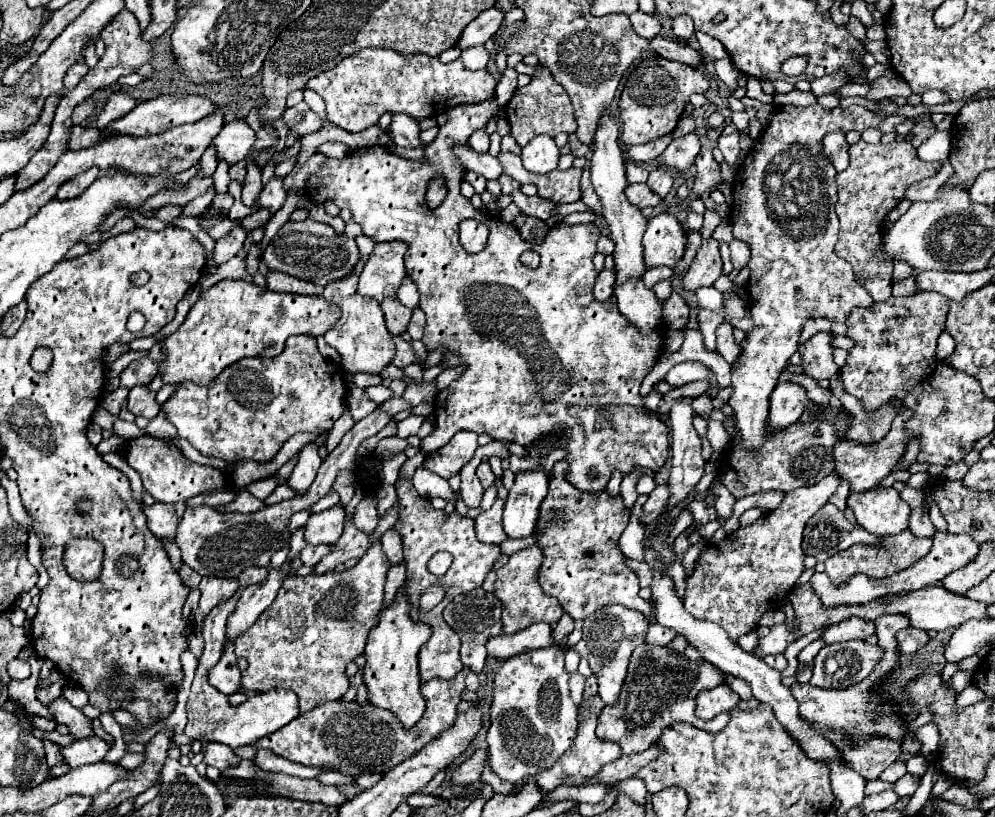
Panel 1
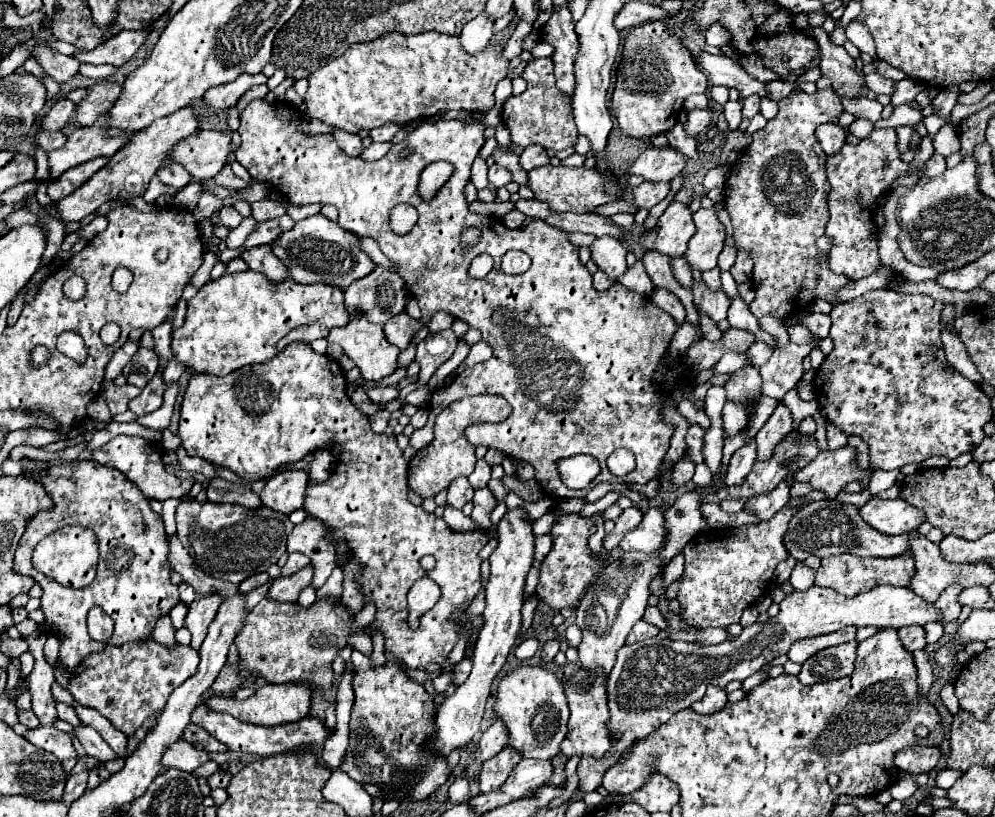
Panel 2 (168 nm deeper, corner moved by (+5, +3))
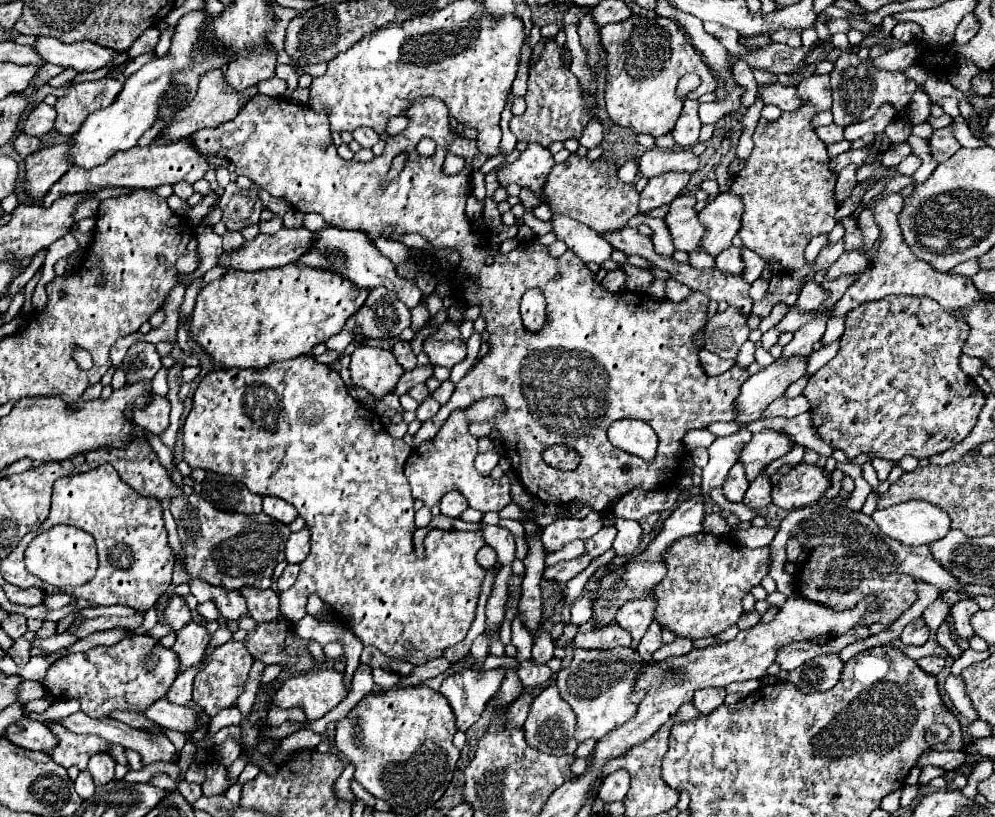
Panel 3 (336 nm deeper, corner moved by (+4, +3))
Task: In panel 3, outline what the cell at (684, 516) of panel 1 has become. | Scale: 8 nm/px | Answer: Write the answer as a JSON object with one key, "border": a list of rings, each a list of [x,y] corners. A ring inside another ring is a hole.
{"border":[[[806,375],[798,379],[787,388],[783,396],[786,398],[794,398],[799,396],[802,394],[804,387],[808,383],[808,380],[809,378]]]}

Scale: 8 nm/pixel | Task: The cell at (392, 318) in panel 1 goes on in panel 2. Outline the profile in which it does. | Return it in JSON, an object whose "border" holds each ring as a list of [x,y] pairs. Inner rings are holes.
{"border":[[[407,312],[395,316],[393,320],[389,320],[385,326],[385,338],[395,344],[399,350],[405,350],[411,342],[411,338],[421,330],[421,322],[413,320]]]}

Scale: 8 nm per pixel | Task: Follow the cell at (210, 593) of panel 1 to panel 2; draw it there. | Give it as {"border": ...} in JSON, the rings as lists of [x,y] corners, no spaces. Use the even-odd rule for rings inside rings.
{"border":[[[217,594],[209,596],[195,596],[193,604],[189,606],[189,614],[185,618],[185,628],[191,632],[191,648],[199,650],[203,644],[203,636],[207,636],[207,628],[217,614],[221,598]]]}

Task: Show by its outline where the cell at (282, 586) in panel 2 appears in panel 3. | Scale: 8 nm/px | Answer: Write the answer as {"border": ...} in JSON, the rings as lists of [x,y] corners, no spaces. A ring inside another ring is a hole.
{"border":[[[242,588],[244,598],[248,602],[248,612],[256,622],[274,620],[278,616],[280,606],[280,594],[272,588],[256,590],[256,588]]]}

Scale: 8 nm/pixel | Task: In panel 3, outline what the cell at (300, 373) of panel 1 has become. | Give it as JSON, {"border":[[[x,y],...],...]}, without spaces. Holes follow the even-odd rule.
{"border":[[[306,354],[306,356],[298,356],[298,358],[290,358],[286,362],[276,362],[270,364],[268,368],[260,368],[260,370],[238,370],[238,368],[218,368],[212,370],[210,374],[206,374],[200,380],[200,386],[194,392],[194,402],[192,402],[192,410],[184,422],[184,460],[192,466],[192,468],[204,468],[204,470],[212,470],[218,474],[232,474],[236,480],[240,480],[250,492],[260,494],[260,496],[278,496],[284,498],[286,502],[294,504],[298,514],[306,520],[308,530],[312,532],[312,550],[308,554],[308,558],[300,564],[300,576],[296,580],[296,584],[292,588],[288,588],[286,592],[280,592],[280,614],[292,622],[298,622],[304,614],[306,614],[306,600],[312,592],[320,594],[320,598],[324,602],[328,602],[336,614],[350,622],[354,634],[362,640],[364,646],[376,646],[382,654],[390,656],[390,658],[402,658],[402,656],[410,656],[412,664],[424,664],[432,658],[438,658],[440,652],[444,648],[450,648],[454,644],[458,644],[460,640],[464,640],[464,636],[470,630],[470,624],[476,616],[476,604],[478,604],[478,596],[480,596],[480,588],[482,588],[482,580],[486,576],[486,570],[476,562],[476,552],[486,544],[482,538],[480,530],[472,530],[472,532],[460,532],[460,530],[442,530],[442,528],[434,528],[428,532],[424,544],[426,544],[426,560],[418,560],[414,554],[414,544],[412,544],[412,536],[416,532],[416,524],[414,524],[414,498],[410,494],[408,488],[408,480],[404,476],[404,464],[410,456],[412,448],[404,442],[404,440],[396,440],[392,438],[382,422],[380,416],[374,414],[372,410],[364,408],[362,402],[354,400],[348,394],[348,388],[344,386],[340,374],[314,360],[314,356]]]}

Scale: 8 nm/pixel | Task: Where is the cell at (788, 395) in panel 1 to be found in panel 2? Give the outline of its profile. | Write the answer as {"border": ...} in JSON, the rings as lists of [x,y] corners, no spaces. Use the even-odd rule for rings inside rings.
{"border":[[[777,404],[771,418],[765,422],[765,426],[757,432],[755,444],[757,444],[757,460],[769,460],[777,448],[779,442],[783,442],[783,436],[791,432],[793,420],[791,412],[785,404]]]}

